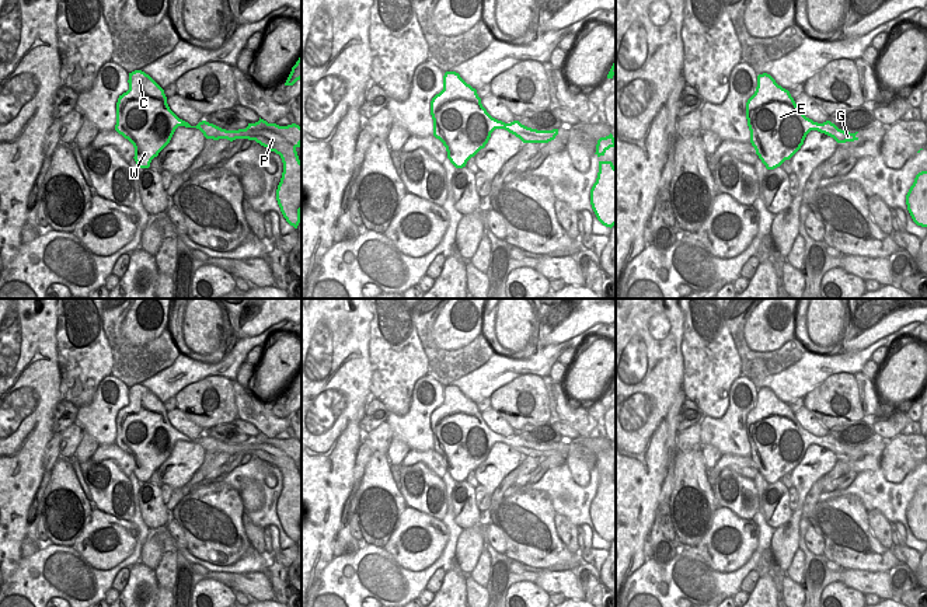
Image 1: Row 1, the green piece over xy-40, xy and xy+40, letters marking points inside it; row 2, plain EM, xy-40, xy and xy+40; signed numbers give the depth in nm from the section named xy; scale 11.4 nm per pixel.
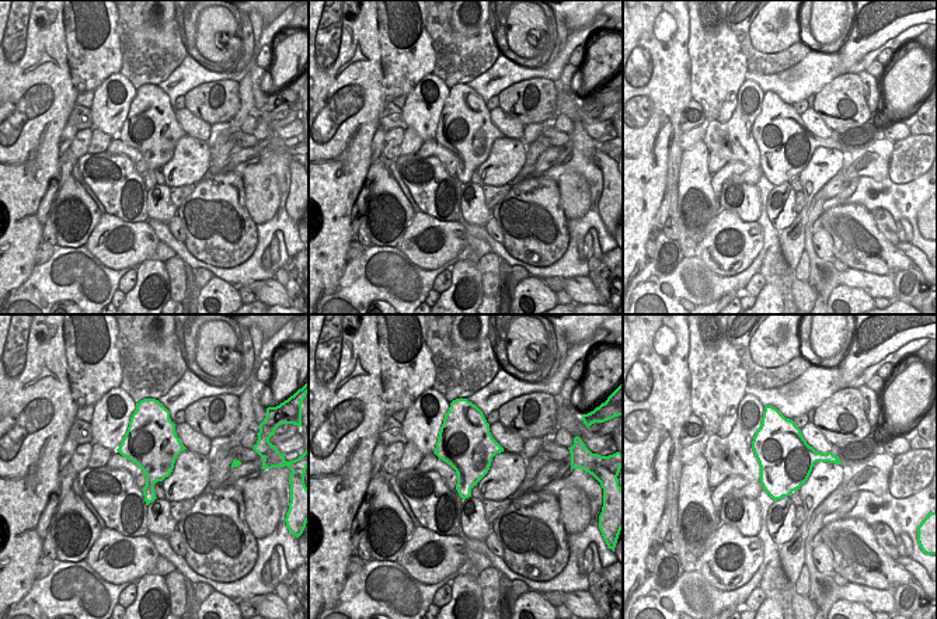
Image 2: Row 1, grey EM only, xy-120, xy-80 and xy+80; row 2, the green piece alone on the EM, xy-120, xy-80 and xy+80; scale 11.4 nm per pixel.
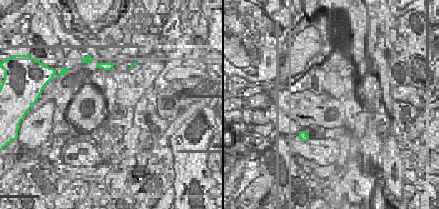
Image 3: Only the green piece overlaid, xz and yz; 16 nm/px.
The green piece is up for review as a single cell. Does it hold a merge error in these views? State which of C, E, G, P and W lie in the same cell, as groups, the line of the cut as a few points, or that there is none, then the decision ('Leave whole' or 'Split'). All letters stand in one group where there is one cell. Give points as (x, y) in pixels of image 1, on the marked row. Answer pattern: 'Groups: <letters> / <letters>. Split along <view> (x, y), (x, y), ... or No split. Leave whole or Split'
Groups: C E W / G P. Split along xy+40 (830, 122), (821, 132). Split.

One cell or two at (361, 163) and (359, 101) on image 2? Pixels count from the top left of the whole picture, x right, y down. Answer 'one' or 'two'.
one

